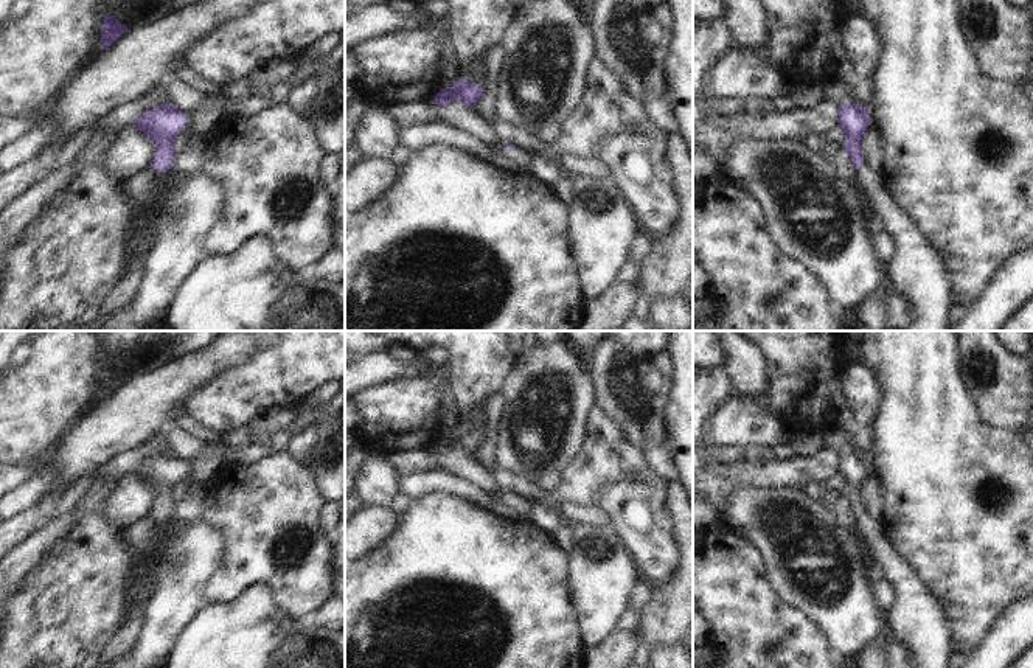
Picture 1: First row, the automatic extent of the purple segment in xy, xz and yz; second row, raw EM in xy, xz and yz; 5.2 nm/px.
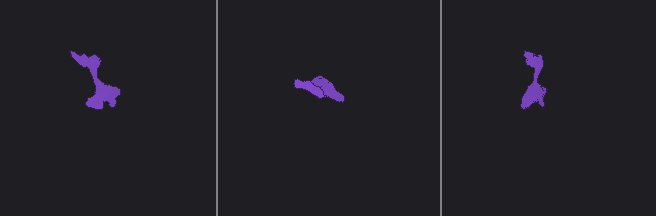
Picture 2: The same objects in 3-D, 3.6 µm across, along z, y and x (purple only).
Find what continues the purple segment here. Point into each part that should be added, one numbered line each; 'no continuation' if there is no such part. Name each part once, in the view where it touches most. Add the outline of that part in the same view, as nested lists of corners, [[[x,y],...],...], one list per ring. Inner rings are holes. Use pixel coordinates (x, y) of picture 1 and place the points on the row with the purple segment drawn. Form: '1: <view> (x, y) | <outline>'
1: xy (163, 177) | [[[169,168],[166,171],[157,171],[157,180],[160,183],[160,186],[168,186],[169,179],[174,176],[176,172]]]

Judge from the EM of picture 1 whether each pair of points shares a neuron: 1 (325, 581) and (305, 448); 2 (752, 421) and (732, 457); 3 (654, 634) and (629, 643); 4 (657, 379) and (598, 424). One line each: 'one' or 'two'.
1: two
2: two
3: two
4: two

